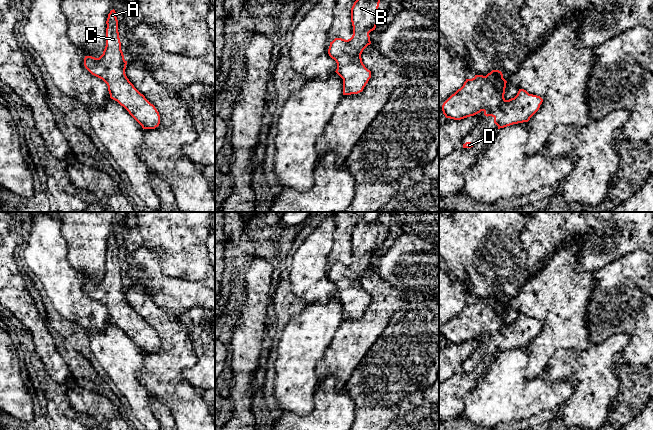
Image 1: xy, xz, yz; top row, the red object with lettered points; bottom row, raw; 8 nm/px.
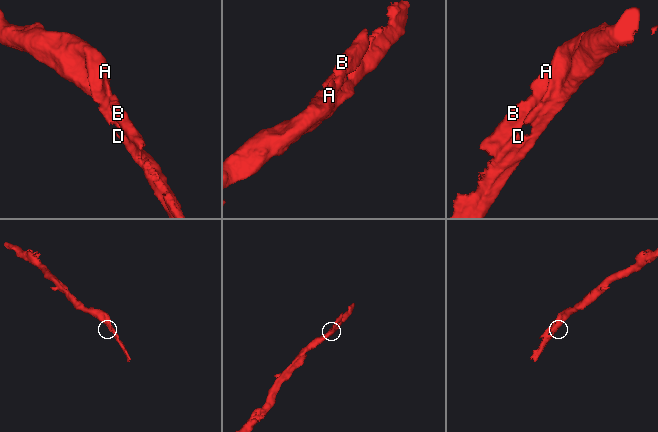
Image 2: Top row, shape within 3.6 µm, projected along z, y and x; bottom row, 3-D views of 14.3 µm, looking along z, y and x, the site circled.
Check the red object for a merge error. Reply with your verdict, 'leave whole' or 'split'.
leave whole

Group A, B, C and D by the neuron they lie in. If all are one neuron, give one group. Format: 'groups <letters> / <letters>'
groups A B C D

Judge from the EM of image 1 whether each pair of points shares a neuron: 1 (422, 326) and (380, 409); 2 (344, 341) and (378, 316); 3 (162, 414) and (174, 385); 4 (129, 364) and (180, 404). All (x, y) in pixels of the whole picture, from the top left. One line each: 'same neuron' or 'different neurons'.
1: same neuron
2: same neuron
3: different neurons
4: different neurons

